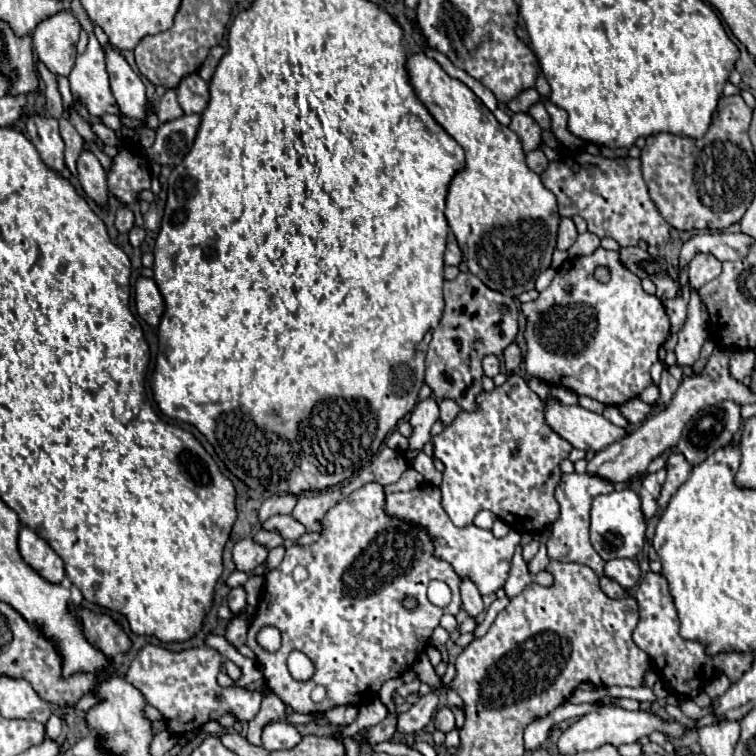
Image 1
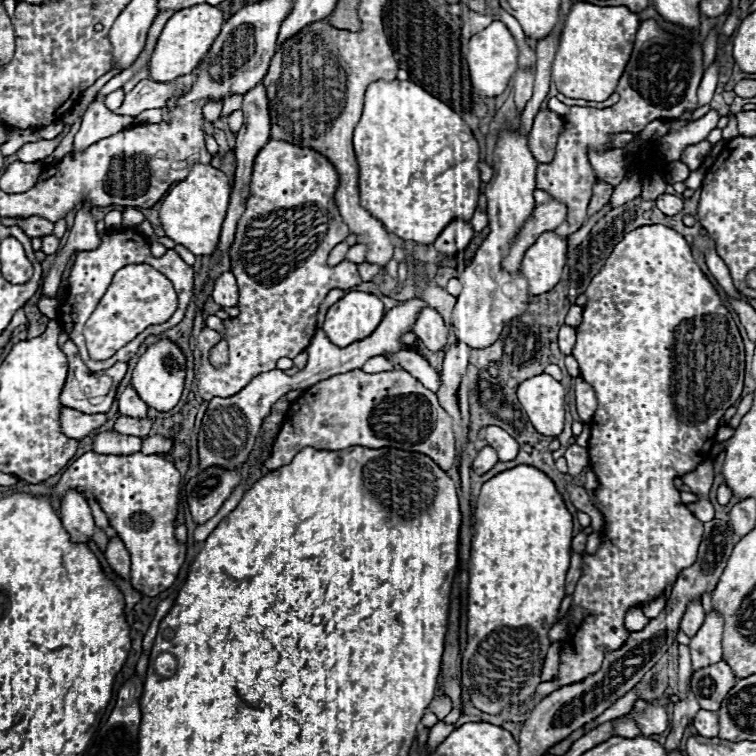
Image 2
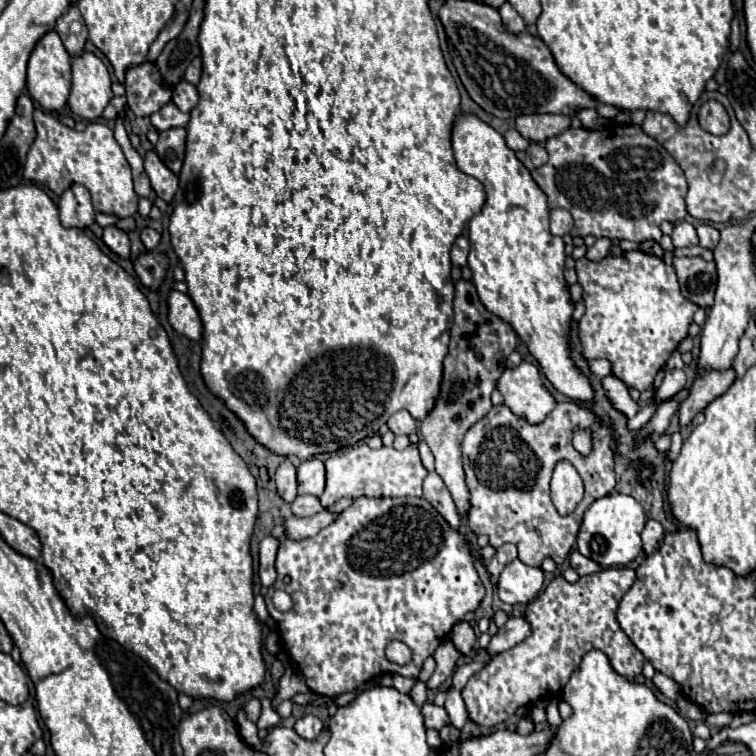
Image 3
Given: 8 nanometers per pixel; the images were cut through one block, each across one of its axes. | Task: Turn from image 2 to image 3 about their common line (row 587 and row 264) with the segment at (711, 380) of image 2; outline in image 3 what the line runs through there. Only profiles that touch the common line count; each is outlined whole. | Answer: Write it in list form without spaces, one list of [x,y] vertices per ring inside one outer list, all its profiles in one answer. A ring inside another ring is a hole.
[[[640,250],[624,252],[622,256],[606,256],[600,262],[580,258],[576,260],[576,274],[580,286],[584,288],[582,298],[586,302],[586,314],[580,320],[580,344],[584,356],[588,360],[596,358],[610,360],[614,366],[614,376],[618,376],[628,388],[644,392],[646,388],[652,386],[654,376],[666,364],[670,354],[678,348],[680,340],[688,336],[694,312],[700,306],[682,296],[672,264],[668,266],[664,264],[662,258]]]

